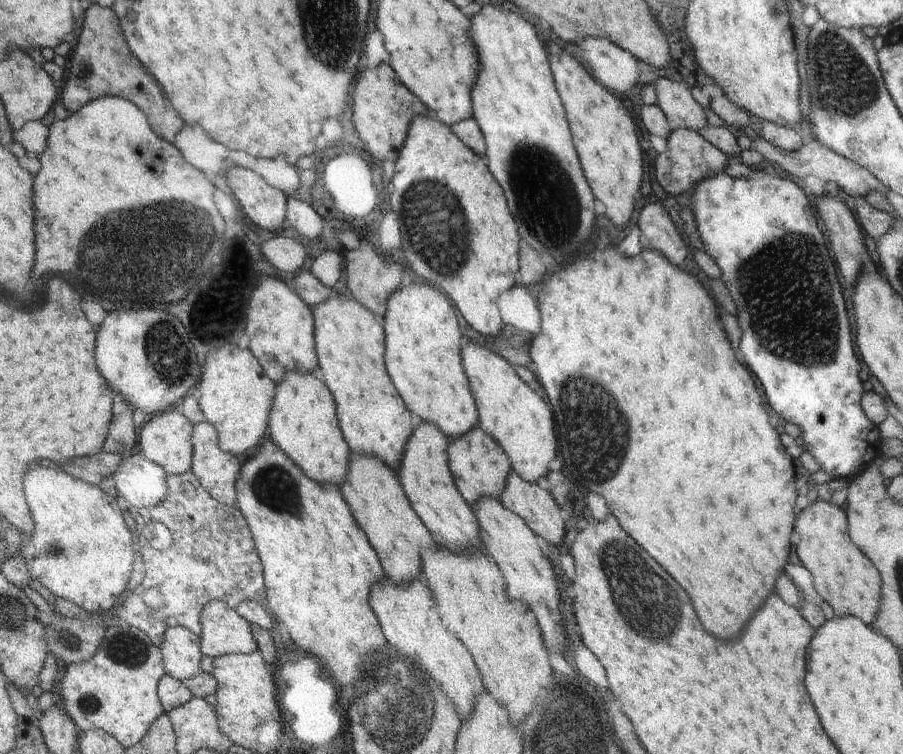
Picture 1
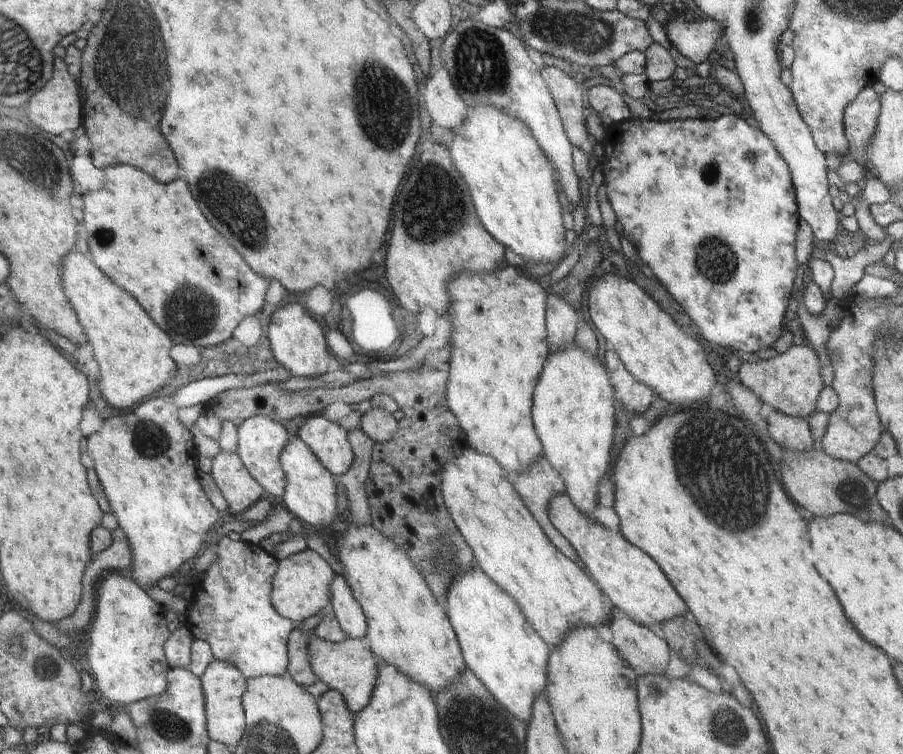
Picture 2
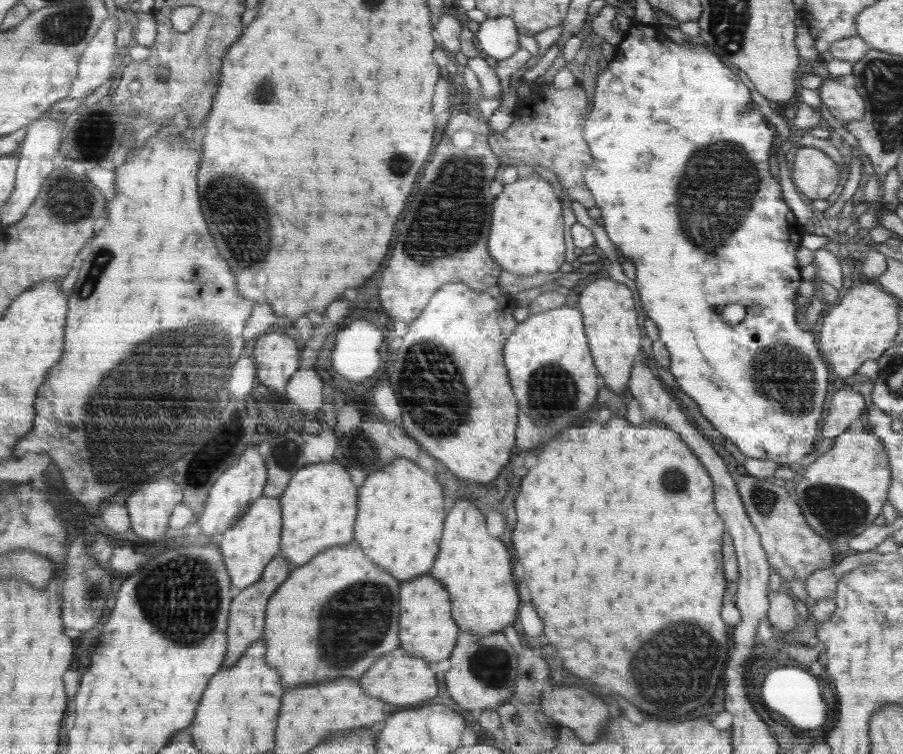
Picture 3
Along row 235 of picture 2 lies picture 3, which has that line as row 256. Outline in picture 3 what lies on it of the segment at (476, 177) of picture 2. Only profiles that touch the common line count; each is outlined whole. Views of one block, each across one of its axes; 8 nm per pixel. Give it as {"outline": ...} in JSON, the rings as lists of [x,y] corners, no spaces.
{"outline":[[[534,173],[508,184],[494,200],[494,230],[490,230],[490,258],[506,272],[518,276],[532,276],[546,272],[552,274],[564,264],[564,238],[562,238],[562,212],[551,184]]]}

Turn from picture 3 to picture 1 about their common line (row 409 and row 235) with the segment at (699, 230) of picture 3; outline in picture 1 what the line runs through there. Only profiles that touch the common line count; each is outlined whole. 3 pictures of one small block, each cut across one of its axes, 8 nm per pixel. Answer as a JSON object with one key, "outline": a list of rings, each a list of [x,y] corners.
{"outline":[[[752,170],[748,174],[748,178],[732,178],[725,172],[722,174],[715,174],[702,180],[697,187],[692,190],[694,202],[692,202],[692,212],[694,218],[696,218],[696,224],[700,238],[706,246],[706,254],[720,266],[722,270],[722,280],[726,284],[726,288],[730,290],[730,296],[738,308],[738,324],[740,324],[740,330],[742,330],[742,338],[740,338],[740,352],[746,360],[746,364],[750,366],[750,370],[754,372],[754,376],[758,376],[768,400],[770,400],[770,406],[782,416],[786,418],[788,422],[794,422],[796,426],[802,428],[802,434],[804,434],[804,440],[810,454],[814,456],[815,460],[820,464],[821,469],[832,477],[838,479],[850,479],[855,475],[861,475],[869,466],[874,462],[874,459],[882,455],[882,436],[878,434],[878,450],[876,450],[876,428],[872,426],[872,422],[868,420],[866,422],[865,410],[860,404],[860,398],[864,396],[864,388],[862,388],[862,382],[858,378],[858,372],[860,372],[860,362],[858,358],[854,356],[854,346],[852,346],[852,332],[850,332],[850,324],[848,324],[848,316],[846,316],[846,306],[844,306],[844,296],[842,296],[842,290],[840,290],[840,284],[838,284],[838,278],[836,278],[836,266],[830,258],[830,252],[826,248],[826,242],[824,242],[824,236],[818,228],[818,218],[816,214],[812,212],[810,208],[810,202],[806,198],[806,194],[802,192],[802,188],[798,184],[794,184],[790,180],[790,176],[784,176],[783,174],[768,174],[764,170]]]}

